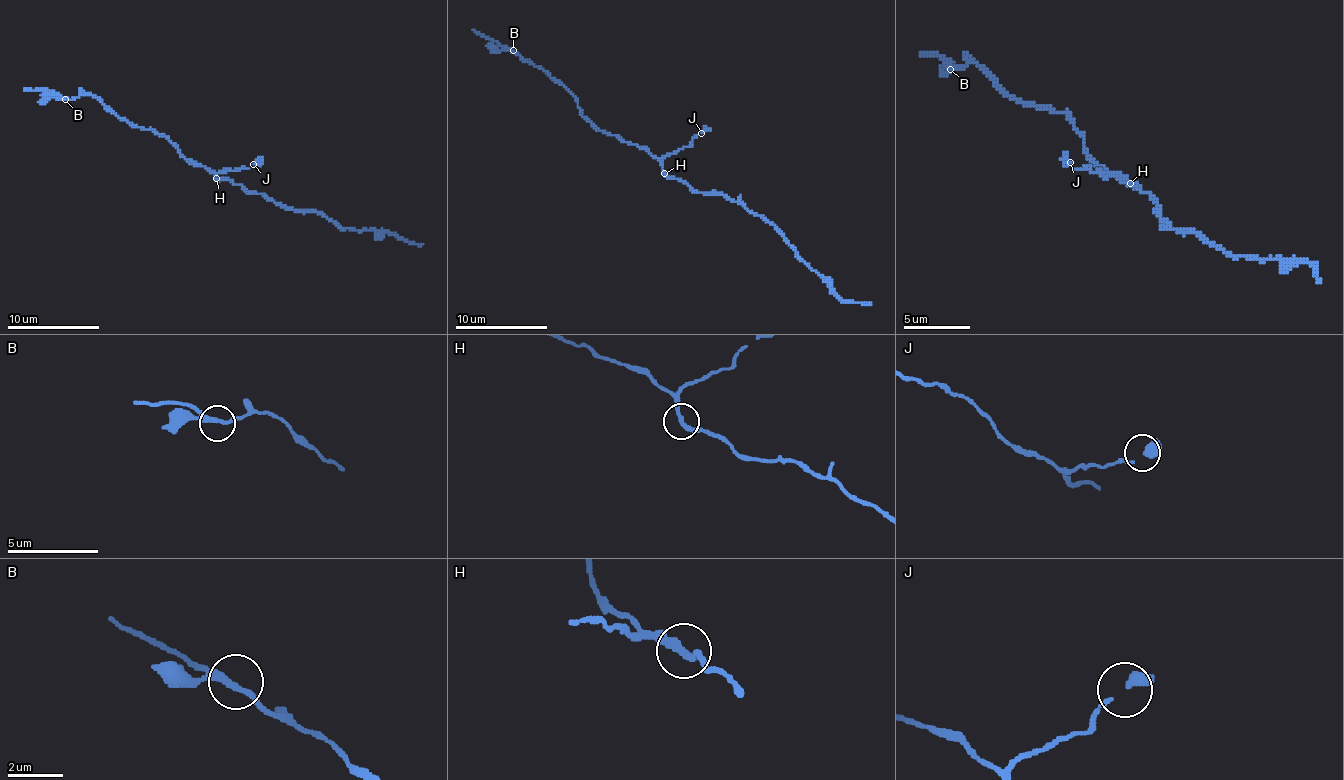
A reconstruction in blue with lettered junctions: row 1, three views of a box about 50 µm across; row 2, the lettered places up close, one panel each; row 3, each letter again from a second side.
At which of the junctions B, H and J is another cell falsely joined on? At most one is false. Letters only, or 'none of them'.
none of them

